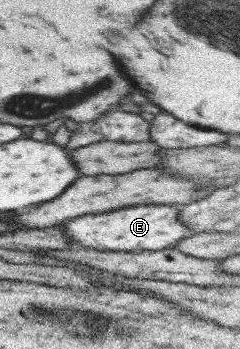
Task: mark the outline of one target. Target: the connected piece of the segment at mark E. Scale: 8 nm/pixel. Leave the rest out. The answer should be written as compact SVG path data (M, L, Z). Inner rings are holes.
M149 203L149 206L129 206L103 214L85 214L67 222L71 244L99 251L161 250L173 247L179 240L193 235L193 231L177 219L178 206Z

